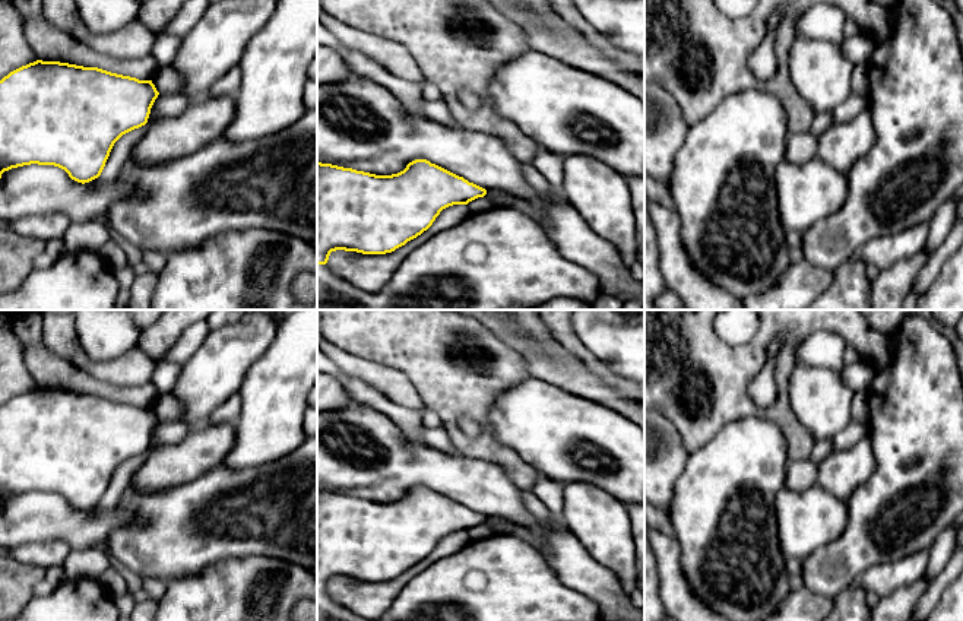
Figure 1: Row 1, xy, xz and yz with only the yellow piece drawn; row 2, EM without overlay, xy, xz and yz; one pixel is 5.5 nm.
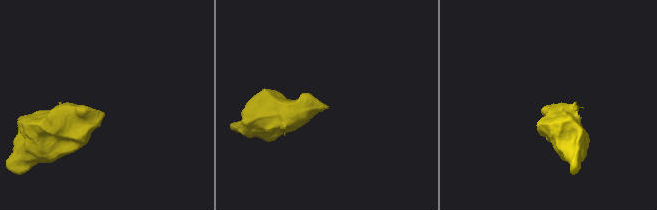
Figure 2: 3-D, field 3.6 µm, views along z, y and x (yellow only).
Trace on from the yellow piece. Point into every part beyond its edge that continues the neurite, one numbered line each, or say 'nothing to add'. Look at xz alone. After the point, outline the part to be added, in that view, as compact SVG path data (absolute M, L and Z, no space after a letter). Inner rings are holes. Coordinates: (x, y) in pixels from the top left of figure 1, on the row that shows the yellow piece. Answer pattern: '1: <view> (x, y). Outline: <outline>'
1: xz (499, 259). Outline: M507 207L472 212L465 222L435 234L412 250L392 281L377 294L362 291L339 278L327 263L317 264L317 310L526 310L557 297L592 304L599 295L595 273L568 263L536 221Z

